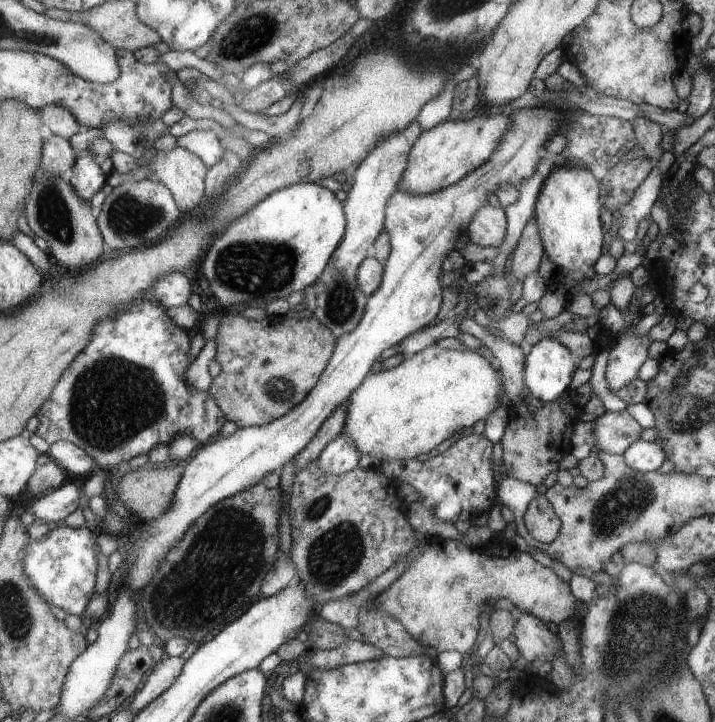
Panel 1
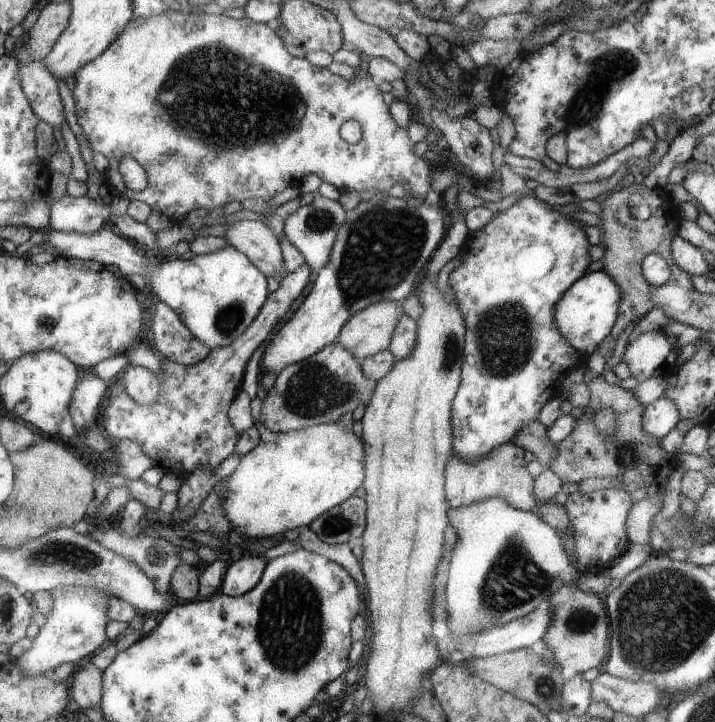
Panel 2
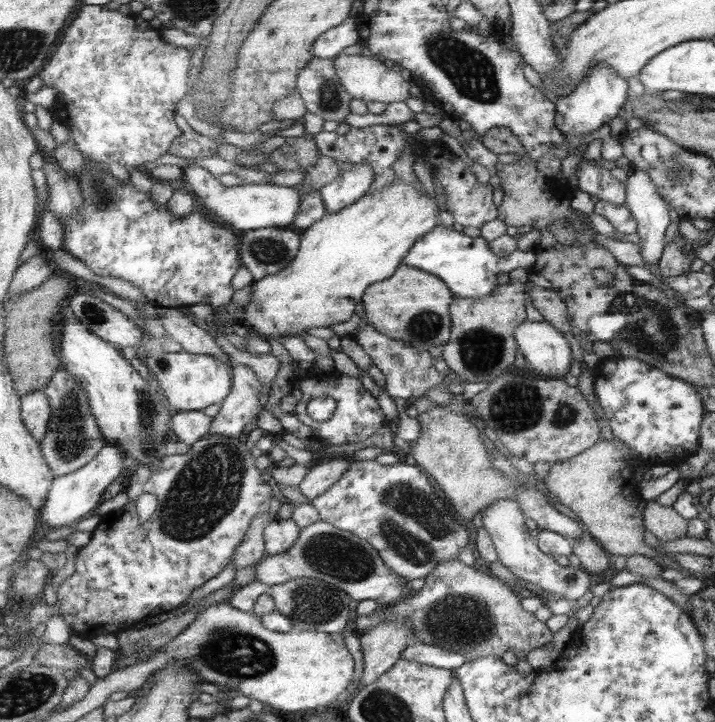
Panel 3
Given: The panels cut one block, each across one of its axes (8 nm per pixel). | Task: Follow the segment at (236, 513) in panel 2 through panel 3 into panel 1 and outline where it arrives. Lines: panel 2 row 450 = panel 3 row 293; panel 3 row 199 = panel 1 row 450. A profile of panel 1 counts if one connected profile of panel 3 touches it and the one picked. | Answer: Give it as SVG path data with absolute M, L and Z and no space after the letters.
M431 346L415 356L407 356L405 364L389 372L379 372L367 376L367 380L351 396L349 420L345 426L345 436L353 440L363 454L373 454L381 462L395 460L415 460L423 452L433 452L437 444L461 432L463 428L473 428L479 420L487 420L497 408L501 408L501 396L505 398L505 382L501 368L481 356L475 350L445 350Z

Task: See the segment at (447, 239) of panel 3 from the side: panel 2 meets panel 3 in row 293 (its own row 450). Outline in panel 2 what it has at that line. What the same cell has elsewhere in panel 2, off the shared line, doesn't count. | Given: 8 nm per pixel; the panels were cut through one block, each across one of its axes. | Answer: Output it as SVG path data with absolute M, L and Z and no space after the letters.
M527 196L499 214L491 226L471 234L463 250L465 264L449 274L449 284L457 290L469 324L463 384L453 402L453 456L463 462L479 464L497 448L511 444L529 422L541 416L543 406L561 394L565 378L581 364L587 364L587 356L561 334L555 320L557 304L573 284L587 276L591 264L591 244L581 226L569 216L551 210L549 204Z

